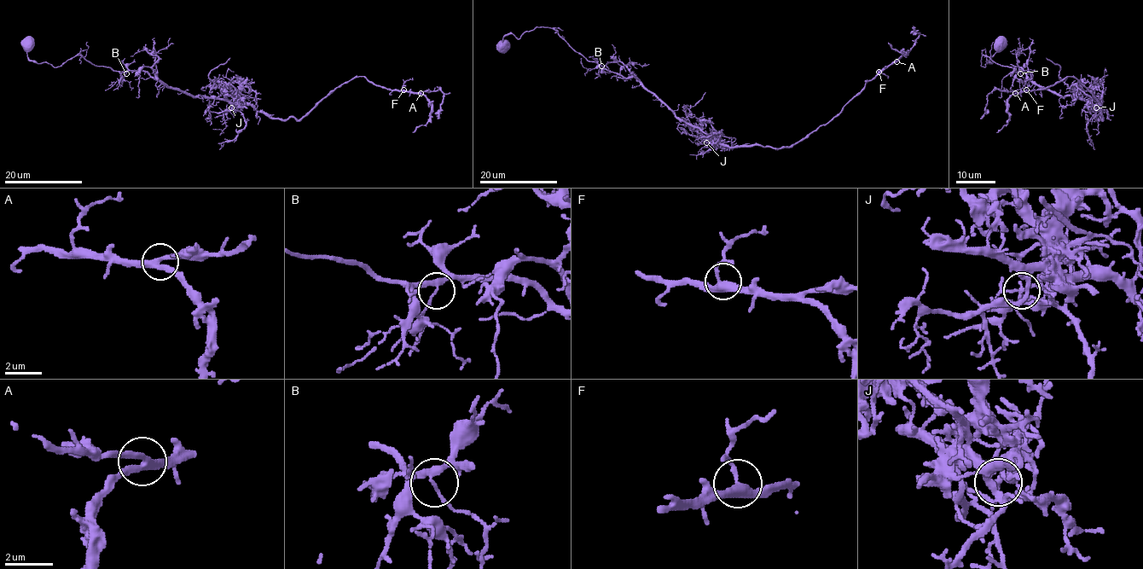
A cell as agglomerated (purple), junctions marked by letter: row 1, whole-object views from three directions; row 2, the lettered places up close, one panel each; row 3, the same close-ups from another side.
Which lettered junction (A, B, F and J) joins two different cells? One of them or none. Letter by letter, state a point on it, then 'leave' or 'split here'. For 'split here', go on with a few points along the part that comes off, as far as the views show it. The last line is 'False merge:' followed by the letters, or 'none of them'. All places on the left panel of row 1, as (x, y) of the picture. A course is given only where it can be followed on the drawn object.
A: (420, 93) | leave
B: (126, 73) | leave
F: (403, 89) | leave
J: (231, 107) | split here | (231, 107), (234, 95), (223, 82), (211, 89), (213, 82), (209, 77), (230, 57)
False merge: J

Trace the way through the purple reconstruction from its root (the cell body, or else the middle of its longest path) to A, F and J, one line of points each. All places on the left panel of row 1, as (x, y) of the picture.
A: (26, 43), (26, 56), (38, 63), (58, 67), (81, 55), (283, 119), (300, 119), (360, 76), (420, 93)
F: (26, 43), (26, 56), (38, 63), (58, 67), (81, 55), (283, 119), (300, 119), (360, 76), (403, 89)
J: (26, 43), (26, 56), (38, 63), (58, 67), (81, 55), (238, 105), (231, 107)

